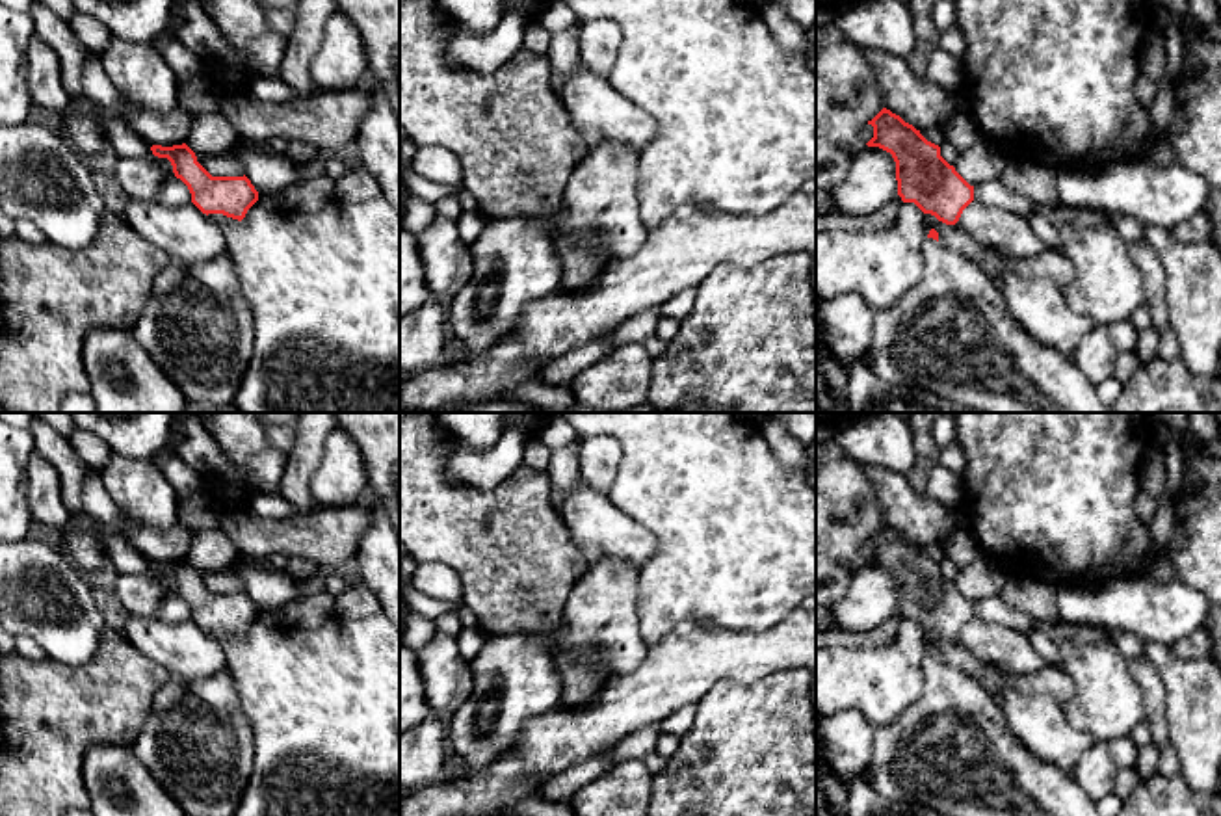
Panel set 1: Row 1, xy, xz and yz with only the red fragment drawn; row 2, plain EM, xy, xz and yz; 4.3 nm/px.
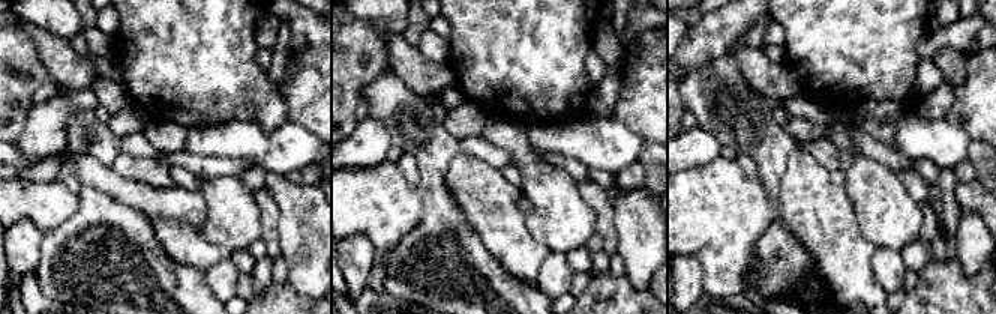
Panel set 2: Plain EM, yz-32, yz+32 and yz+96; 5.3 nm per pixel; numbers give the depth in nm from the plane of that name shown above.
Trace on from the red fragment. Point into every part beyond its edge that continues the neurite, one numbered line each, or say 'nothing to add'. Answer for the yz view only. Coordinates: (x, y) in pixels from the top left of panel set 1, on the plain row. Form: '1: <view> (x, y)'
1: yz (952, 751)

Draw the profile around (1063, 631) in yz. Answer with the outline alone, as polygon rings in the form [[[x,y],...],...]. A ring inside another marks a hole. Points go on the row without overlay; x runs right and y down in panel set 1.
[[[1035,621],[1033,630],[1046,634],[1054,641],[1070,639],[1070,641],[1091,641],[1091,643],[1098,641],[1111,643],[1111,634],[1106,628],[1093,625],[1070,625],[1063,621],[1059,625],[1048,626]]]

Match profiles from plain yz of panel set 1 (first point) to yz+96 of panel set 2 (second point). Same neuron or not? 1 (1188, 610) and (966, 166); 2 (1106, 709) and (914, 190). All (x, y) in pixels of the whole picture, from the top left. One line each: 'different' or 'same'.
1: different
2: different

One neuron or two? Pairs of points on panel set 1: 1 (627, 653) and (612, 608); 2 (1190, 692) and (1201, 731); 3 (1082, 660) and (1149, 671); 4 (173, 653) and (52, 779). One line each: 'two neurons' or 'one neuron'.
1: one neuron
2: one neuron
3: two neurons
4: two neurons

